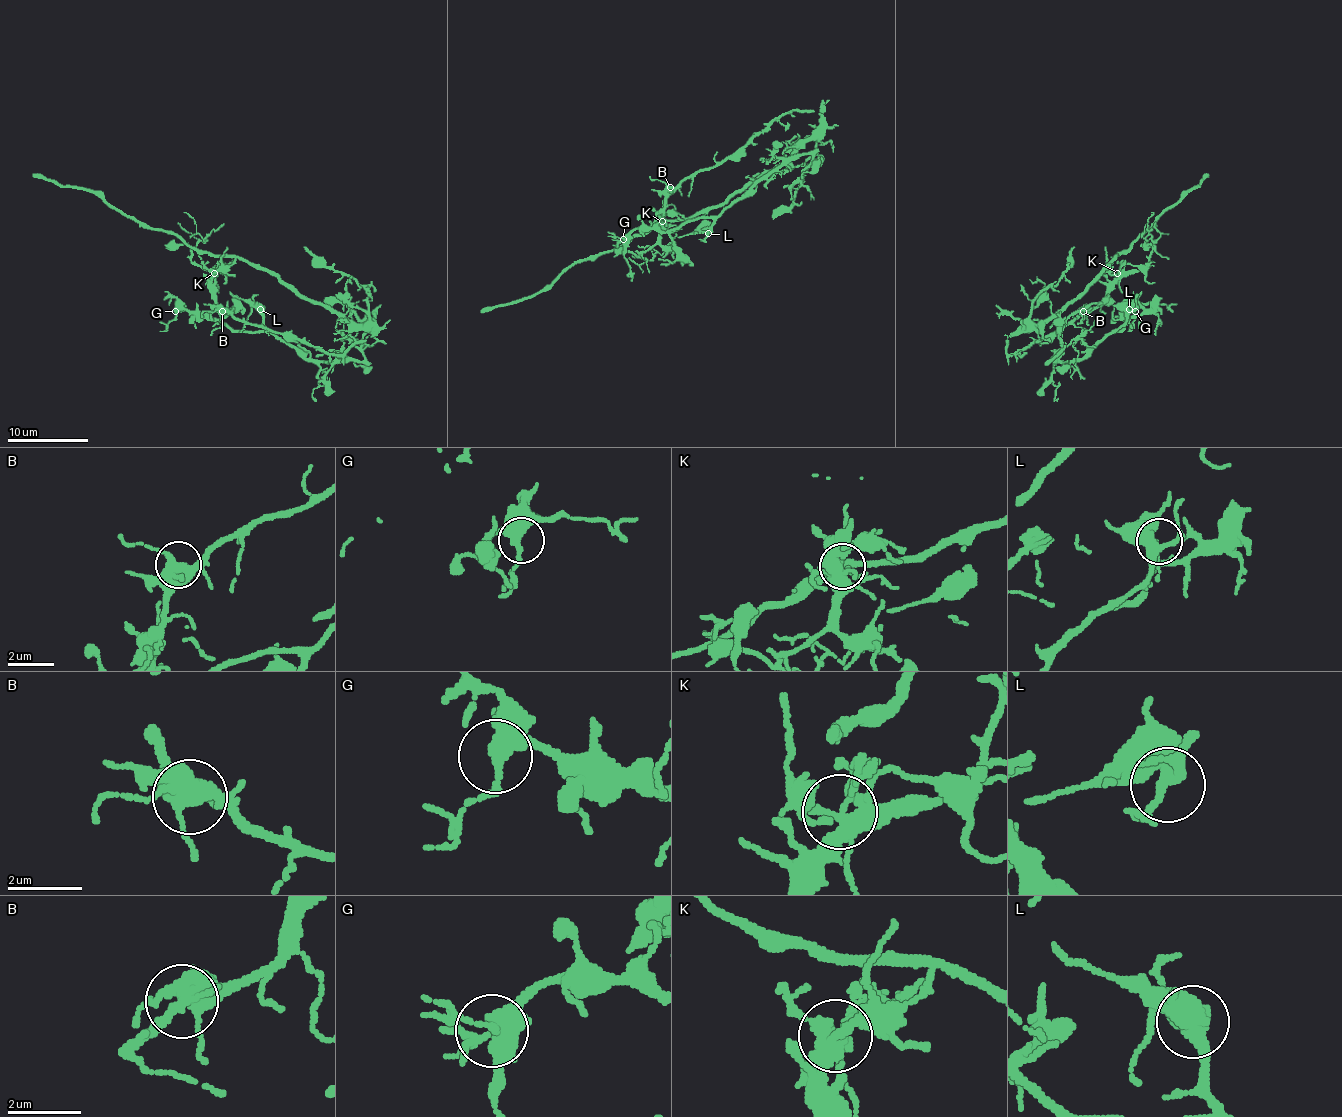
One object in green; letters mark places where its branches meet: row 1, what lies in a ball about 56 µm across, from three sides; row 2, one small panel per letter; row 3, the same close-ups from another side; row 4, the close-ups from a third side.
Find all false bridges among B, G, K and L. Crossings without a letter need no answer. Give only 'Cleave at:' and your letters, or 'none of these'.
Cleave at: none of these

